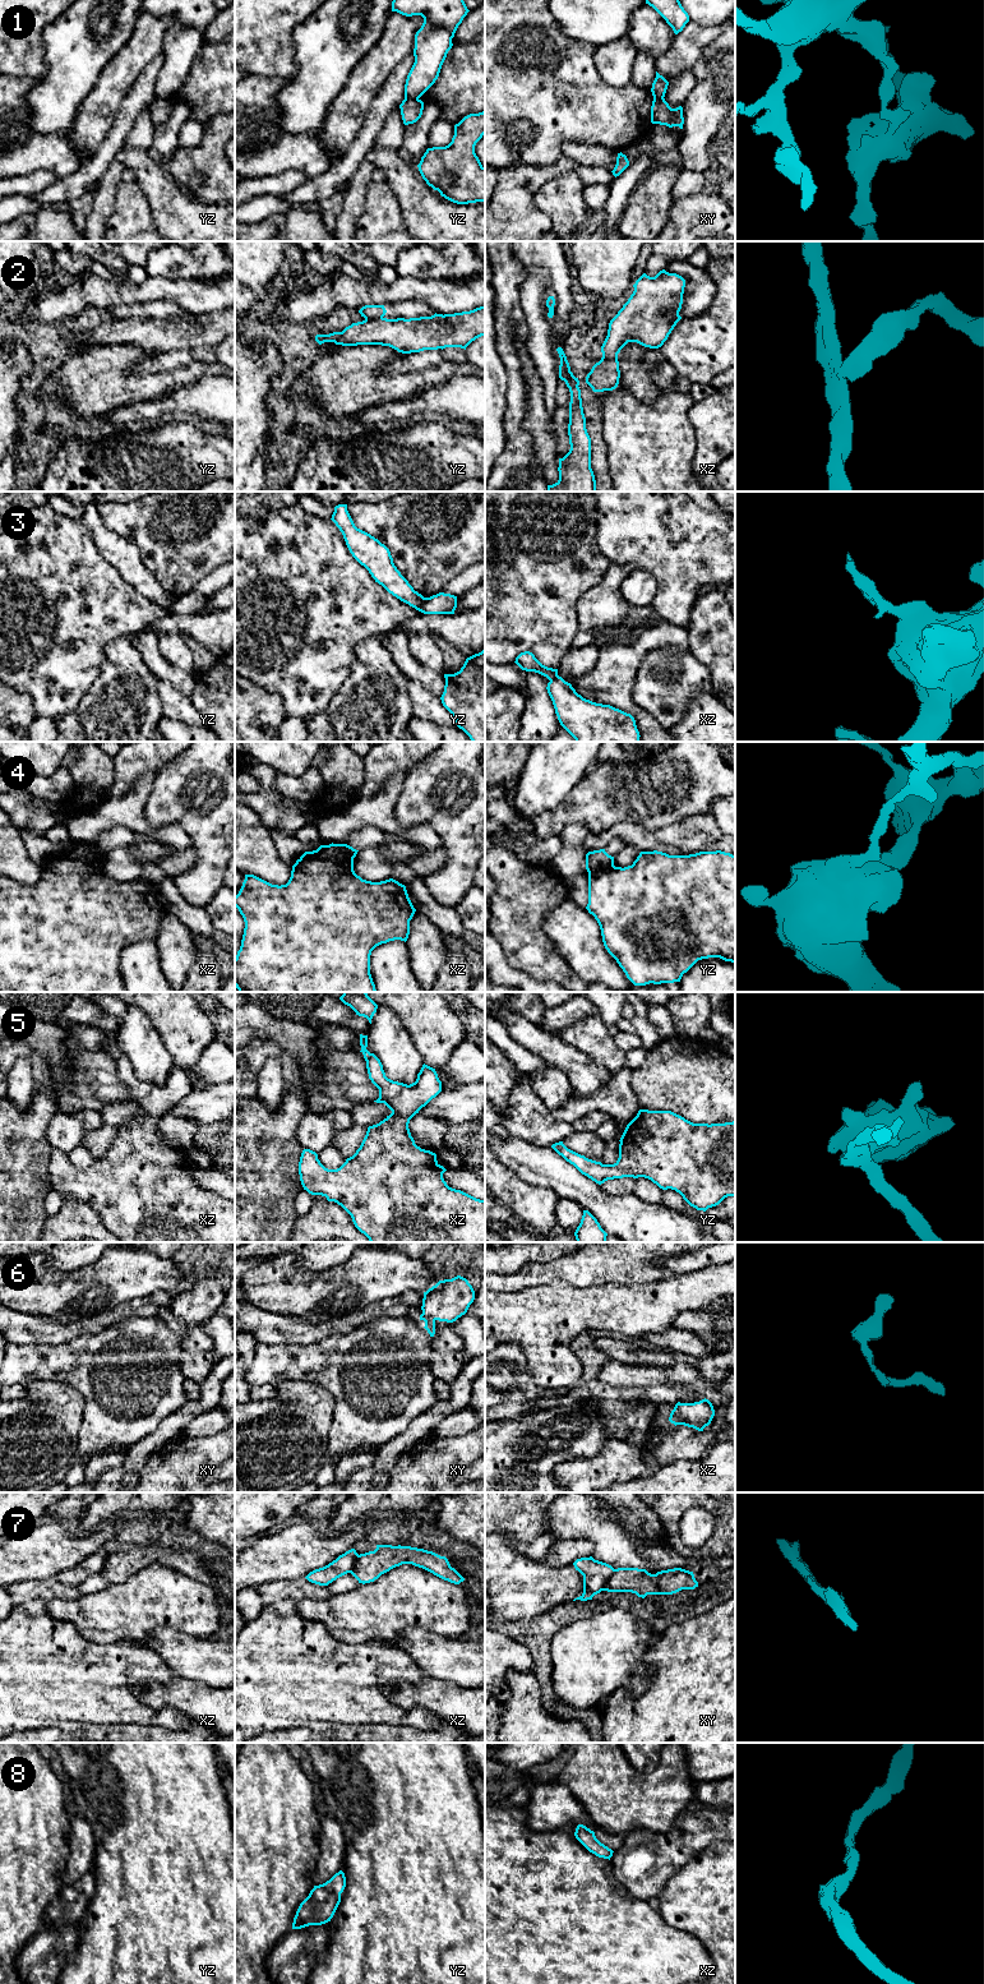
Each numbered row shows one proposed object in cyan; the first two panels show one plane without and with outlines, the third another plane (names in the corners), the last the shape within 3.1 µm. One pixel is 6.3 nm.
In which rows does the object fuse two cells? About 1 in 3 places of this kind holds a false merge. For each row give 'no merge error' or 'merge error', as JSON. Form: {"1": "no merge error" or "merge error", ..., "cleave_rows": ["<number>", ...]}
{"1": "merge error", "2": "merge error", "3": "merge error", "4": "merge error", "5": "no merge error", "6": "merge error", "7": "merge error", "8": "no merge error", "cleave_rows": ["1", "2", "3", "4", "6", "7"]}

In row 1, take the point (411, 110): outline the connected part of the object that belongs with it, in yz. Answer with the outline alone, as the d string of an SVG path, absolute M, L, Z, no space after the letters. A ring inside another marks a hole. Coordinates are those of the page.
M406 98L399 105L401 115L405 125L416 123L424 110L424 102L421 100Z

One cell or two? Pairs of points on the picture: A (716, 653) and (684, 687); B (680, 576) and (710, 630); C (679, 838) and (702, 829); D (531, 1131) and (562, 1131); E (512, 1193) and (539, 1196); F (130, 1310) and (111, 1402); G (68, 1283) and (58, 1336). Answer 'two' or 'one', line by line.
A: two
B: two
C: one
D: one
E: one
F: two
G: two

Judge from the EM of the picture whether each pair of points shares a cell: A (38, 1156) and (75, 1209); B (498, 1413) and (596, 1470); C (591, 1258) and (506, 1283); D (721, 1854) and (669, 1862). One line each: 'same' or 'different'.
A: different
B: different
C: same
D: different

